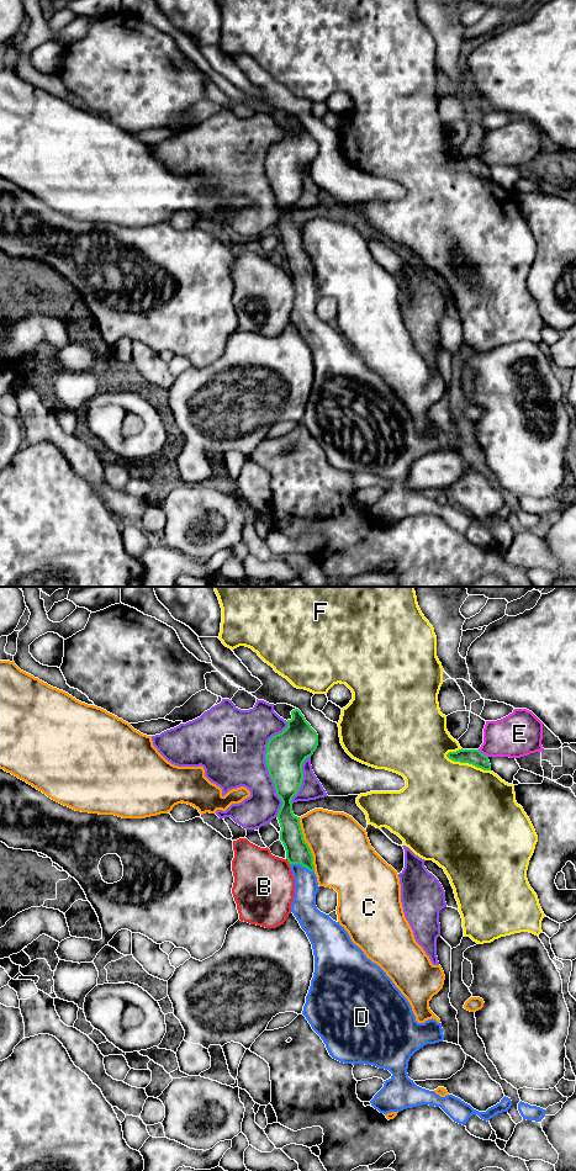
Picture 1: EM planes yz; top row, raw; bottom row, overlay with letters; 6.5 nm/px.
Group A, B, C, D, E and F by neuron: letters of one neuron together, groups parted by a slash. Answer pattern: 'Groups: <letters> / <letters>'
Groups: A / B / C / D / E / F

